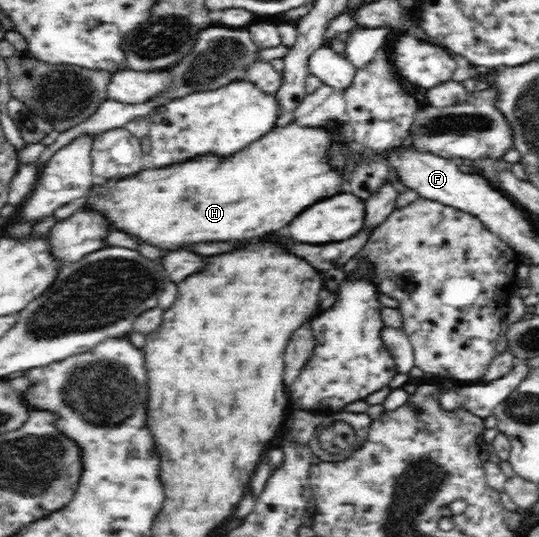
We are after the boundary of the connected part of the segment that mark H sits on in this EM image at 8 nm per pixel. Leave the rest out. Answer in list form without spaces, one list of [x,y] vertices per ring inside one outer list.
[[[294,123],[283,127],[276,125],[240,153],[226,158],[226,161],[208,154],[172,166],[144,170],[126,180],[96,181],[84,196],[82,208],[100,214],[108,226],[134,236],[138,242],[162,250],[180,250],[204,242],[258,238],[284,228],[296,214],[302,212],[302,208],[308,208],[310,204],[338,192],[342,176],[326,168],[324,160],[324,150],[330,136],[332,134],[325,129],[306,128]]]

